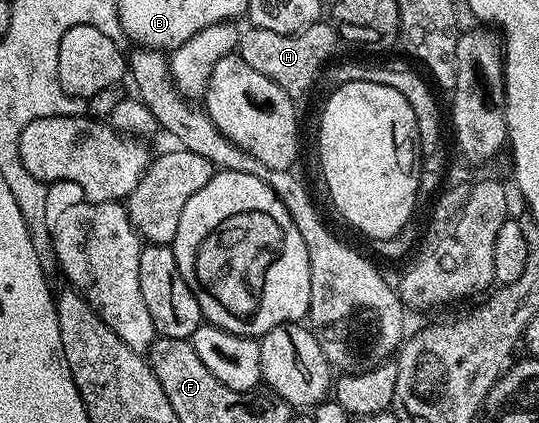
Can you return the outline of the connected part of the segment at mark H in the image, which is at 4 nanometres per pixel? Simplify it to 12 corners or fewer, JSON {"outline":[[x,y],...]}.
{"outline":[[329,22],[295,34],[252,26],[237,52],[300,98],[339,44]]}

